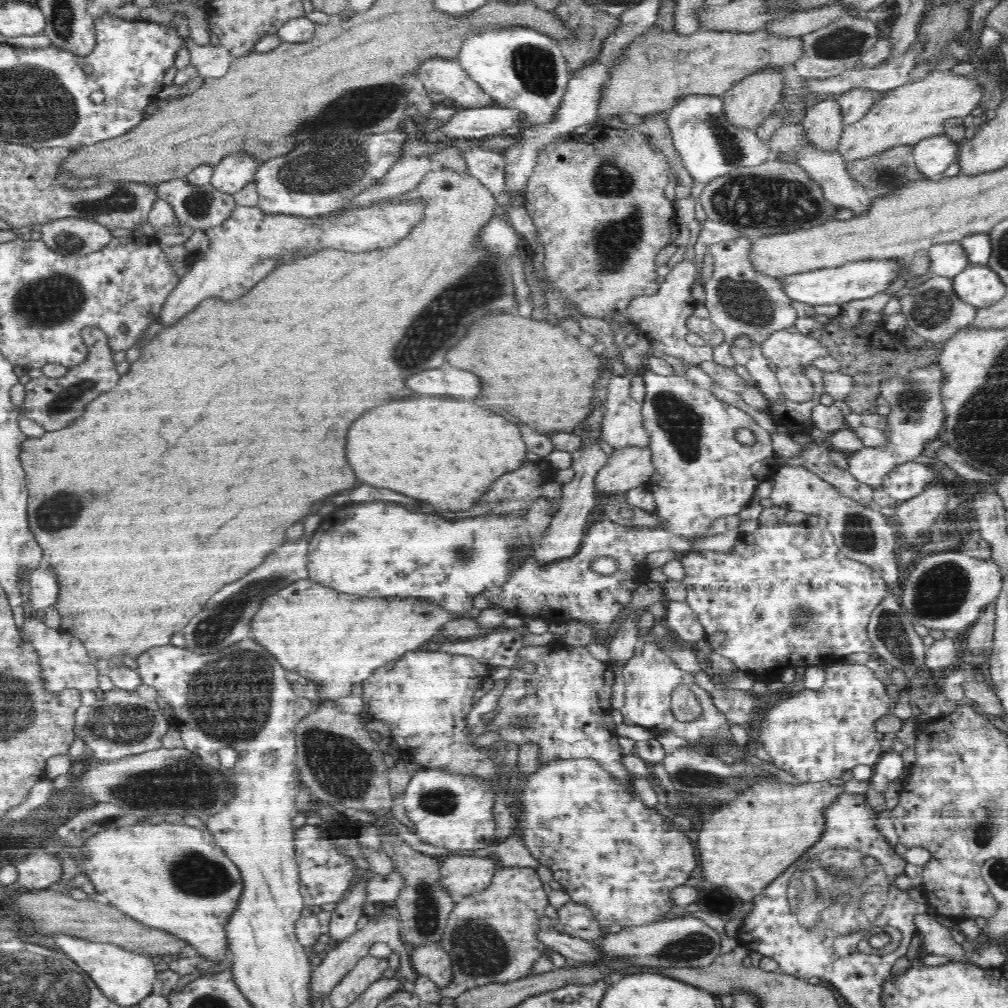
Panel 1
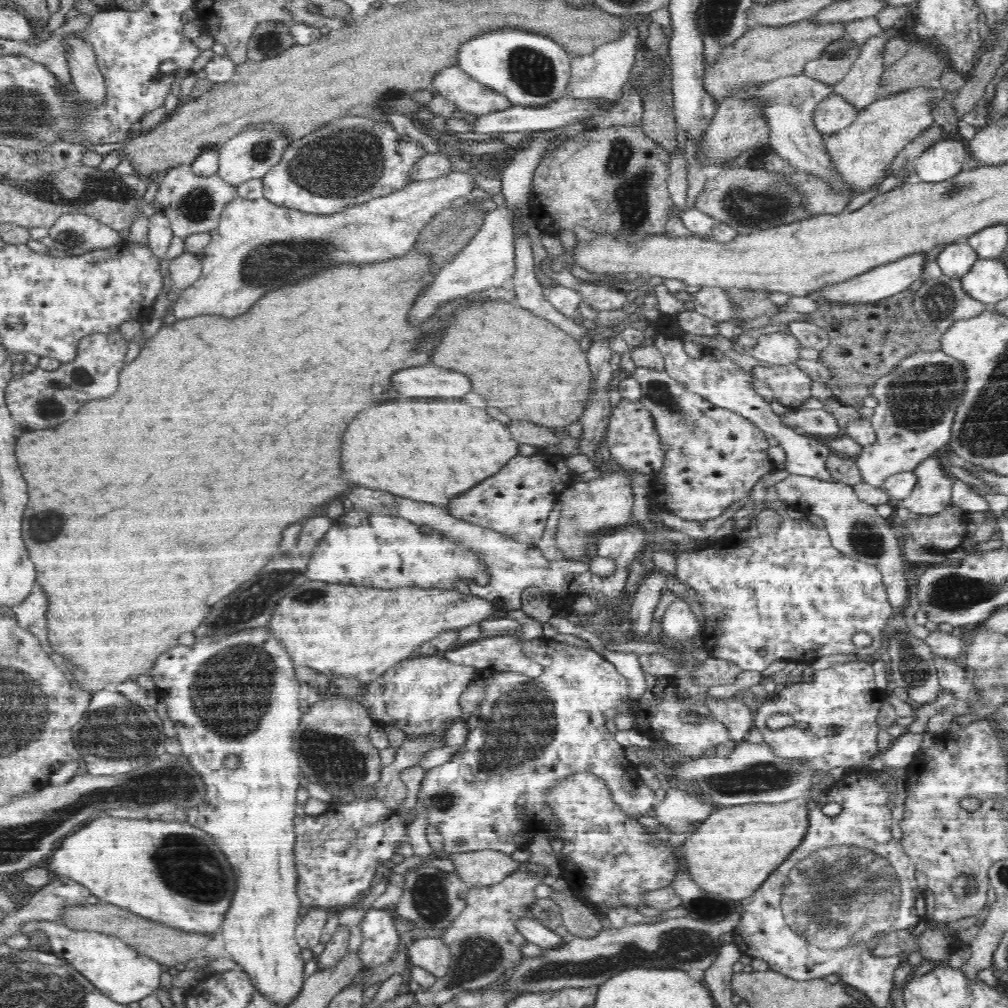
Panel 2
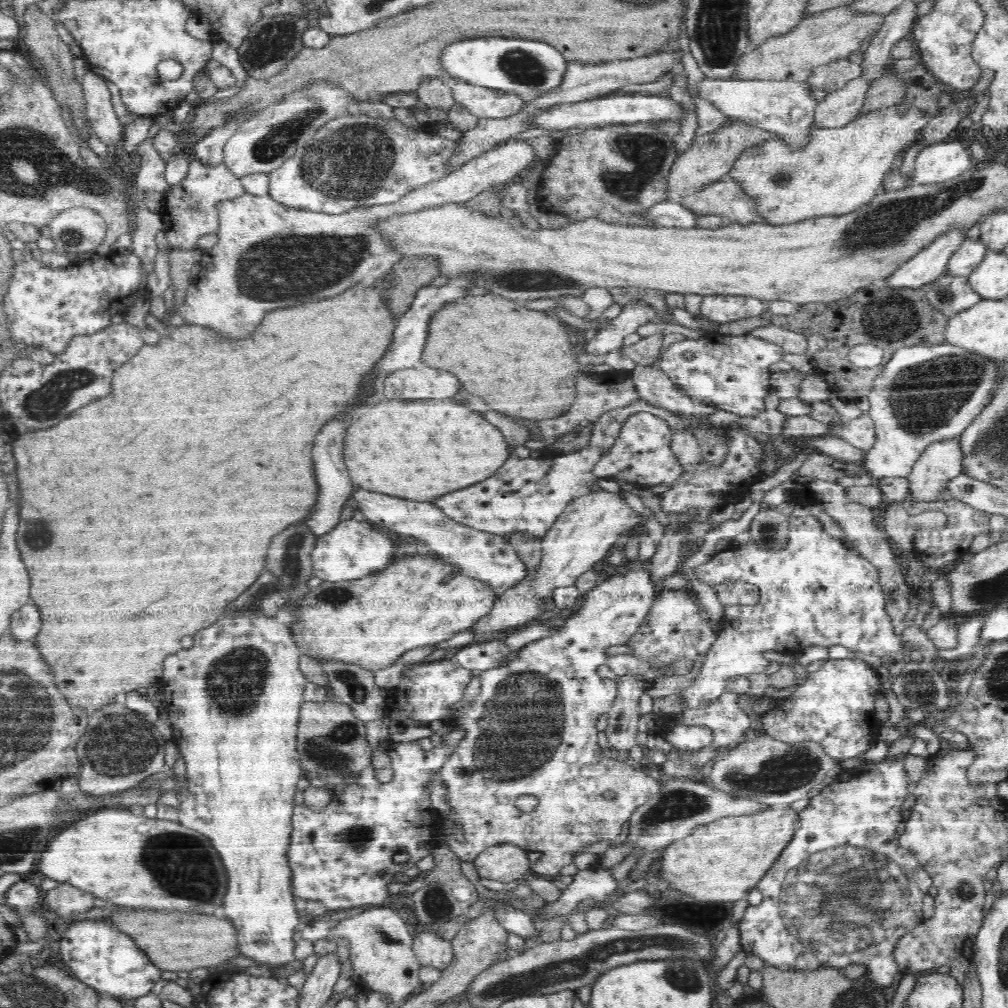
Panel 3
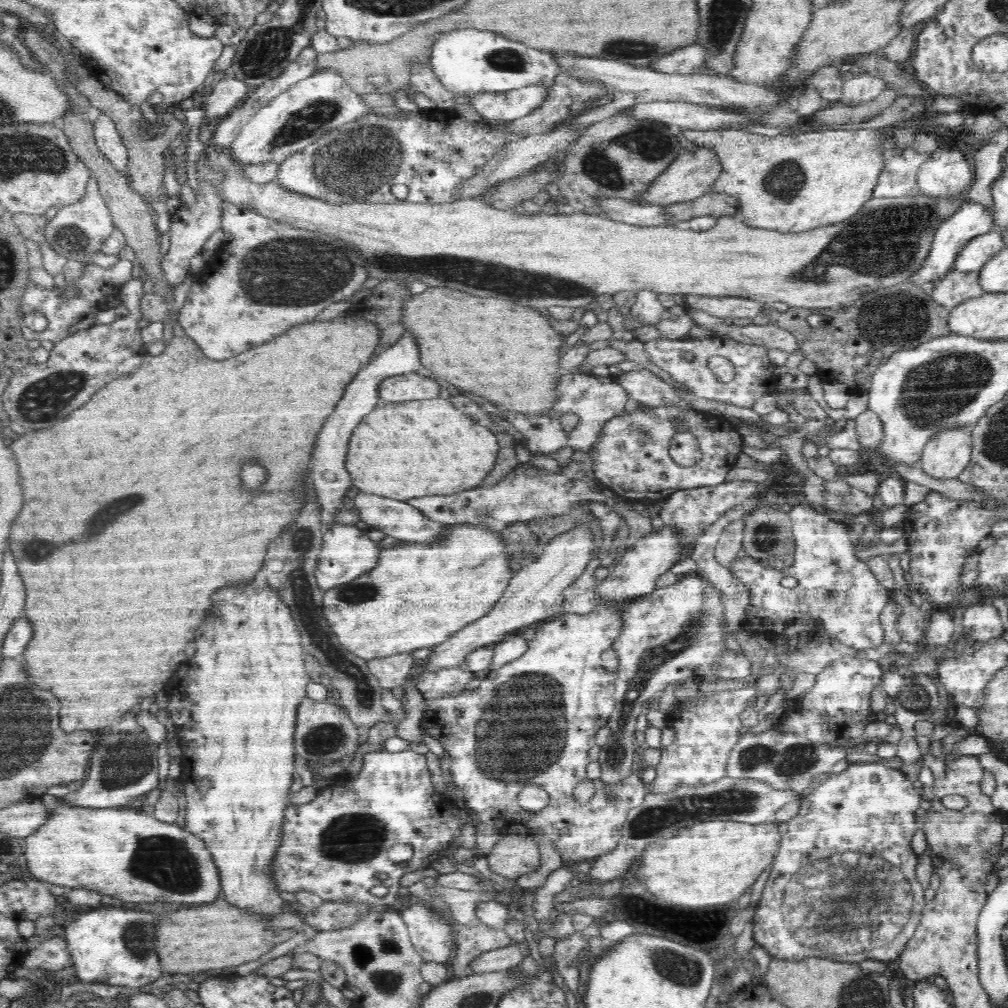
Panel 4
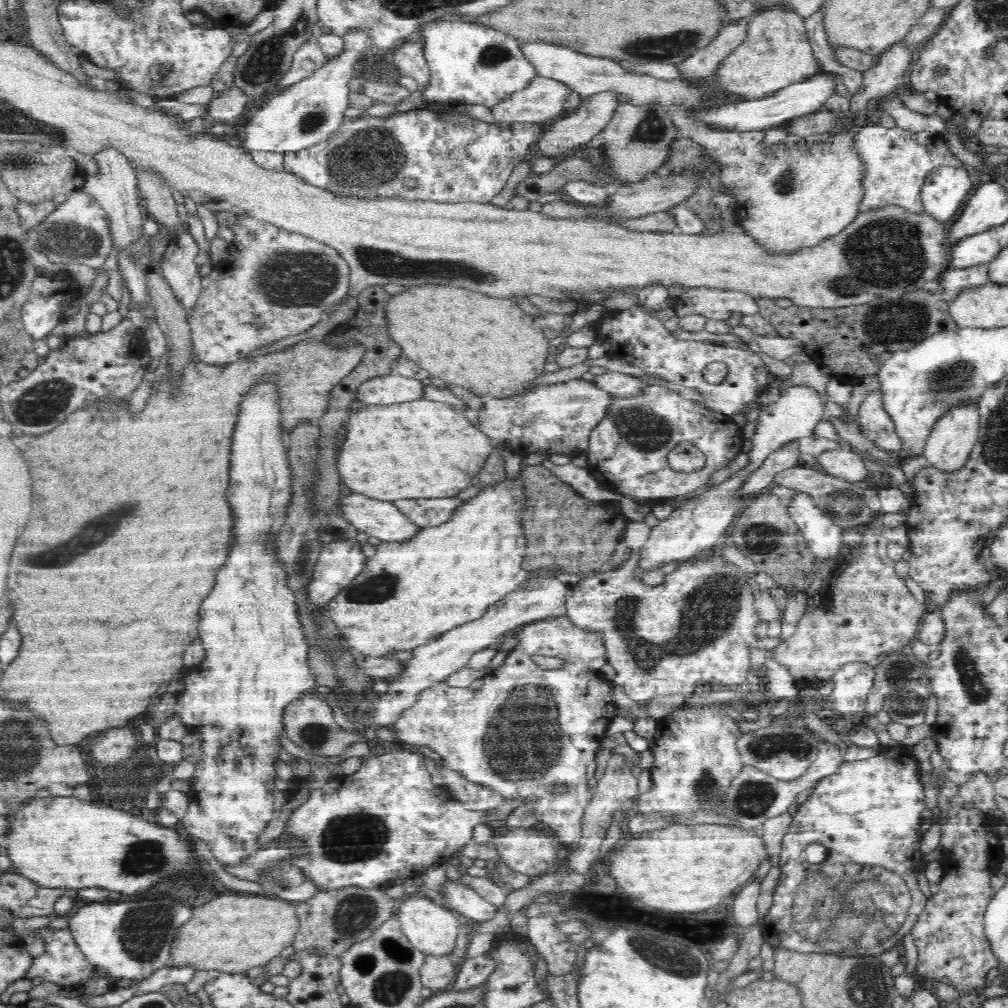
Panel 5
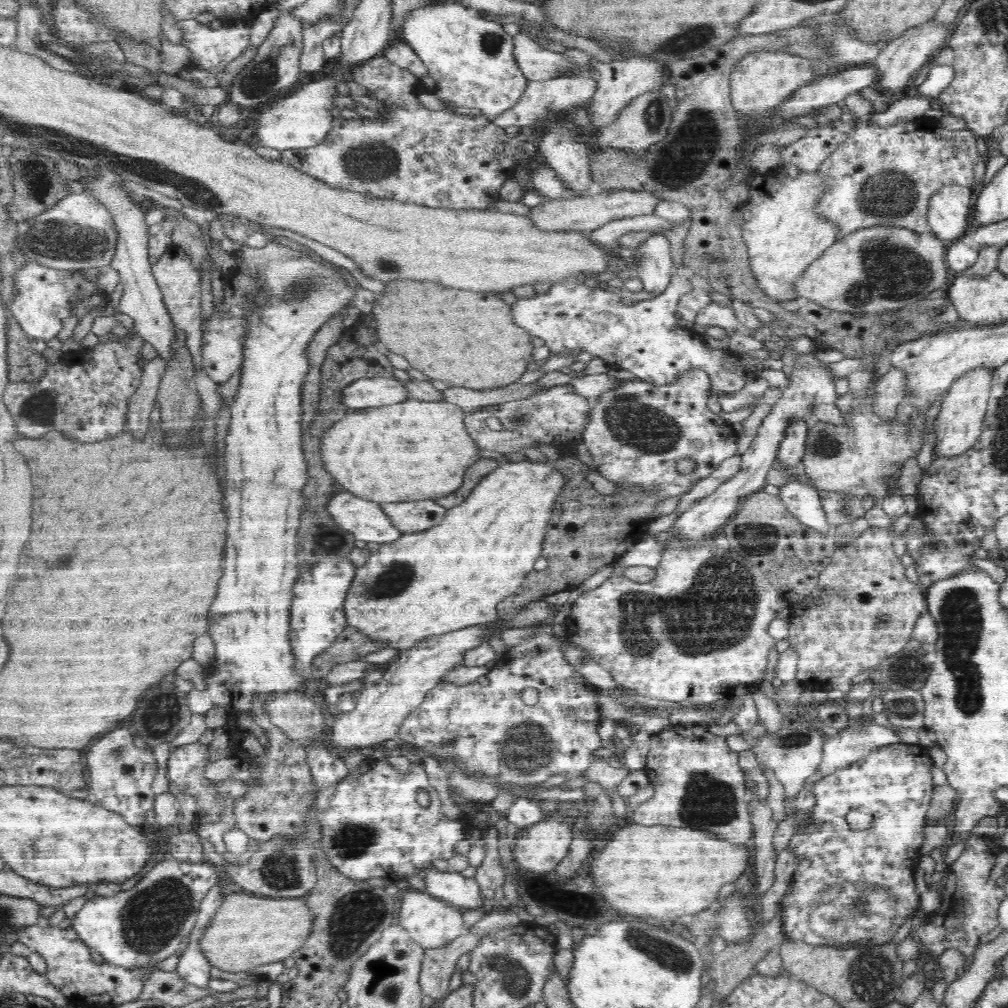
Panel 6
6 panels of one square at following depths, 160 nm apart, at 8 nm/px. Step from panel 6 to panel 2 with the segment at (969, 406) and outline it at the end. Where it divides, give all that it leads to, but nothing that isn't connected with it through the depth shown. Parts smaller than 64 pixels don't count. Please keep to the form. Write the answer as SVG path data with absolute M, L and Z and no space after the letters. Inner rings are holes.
M942 449L917 464L913 470L917 481L900 505L917 515L935 515L950 506L956 479L945 468L948 458L948 450Z

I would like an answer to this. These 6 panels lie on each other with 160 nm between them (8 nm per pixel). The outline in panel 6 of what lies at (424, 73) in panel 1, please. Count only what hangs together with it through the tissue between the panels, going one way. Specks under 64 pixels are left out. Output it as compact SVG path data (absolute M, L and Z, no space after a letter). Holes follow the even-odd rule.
M567 49L563 54L573 62L573 66L577 69L565 75L552 77L541 82L529 82L518 104L507 112L501 113L500 116L497 116L497 120L492 122L496 124L496 127L499 127L501 130L510 126L529 127L544 120L548 116L549 111L570 110L570 108L584 106L590 102L591 98L596 95L598 88L598 72L594 70L592 60L598 60L595 60L595 58L592 58L592 55L588 55L588 53L580 49Z

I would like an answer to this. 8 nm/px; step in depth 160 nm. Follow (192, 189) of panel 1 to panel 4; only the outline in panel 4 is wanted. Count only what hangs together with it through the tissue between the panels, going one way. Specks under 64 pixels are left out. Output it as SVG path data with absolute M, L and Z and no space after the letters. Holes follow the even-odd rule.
M201 156L197 162L197 180L200 186L199 191L195 194L196 202L194 206L181 206L171 215L170 246L166 254L161 258L161 267L165 272L165 279L174 286L183 283L189 278L190 258L201 254L202 248L206 241L216 232L222 229L222 202L217 192L219 182L224 178L222 171L216 171L208 167L206 157Z

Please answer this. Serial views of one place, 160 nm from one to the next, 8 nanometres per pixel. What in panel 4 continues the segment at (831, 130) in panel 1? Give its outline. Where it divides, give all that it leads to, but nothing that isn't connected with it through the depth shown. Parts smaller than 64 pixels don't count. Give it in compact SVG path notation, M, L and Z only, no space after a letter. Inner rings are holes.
M862 72L854 77L849 75L843 84L842 101L828 104L844 104L846 106L863 104L878 97L887 87L884 79L870 73Z

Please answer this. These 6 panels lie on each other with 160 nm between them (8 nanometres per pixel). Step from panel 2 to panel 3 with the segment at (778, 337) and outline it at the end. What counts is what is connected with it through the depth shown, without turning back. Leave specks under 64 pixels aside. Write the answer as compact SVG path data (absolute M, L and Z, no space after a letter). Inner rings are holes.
M720 333L720 342L705 336L675 342L667 348L657 366L690 397L740 416L756 416L764 412L764 398L771 392L770 364L782 359L785 352L754 333L733 336L732 343L724 344L724 340L728 338ZM684 352L692 352L693 358L685 358Z

